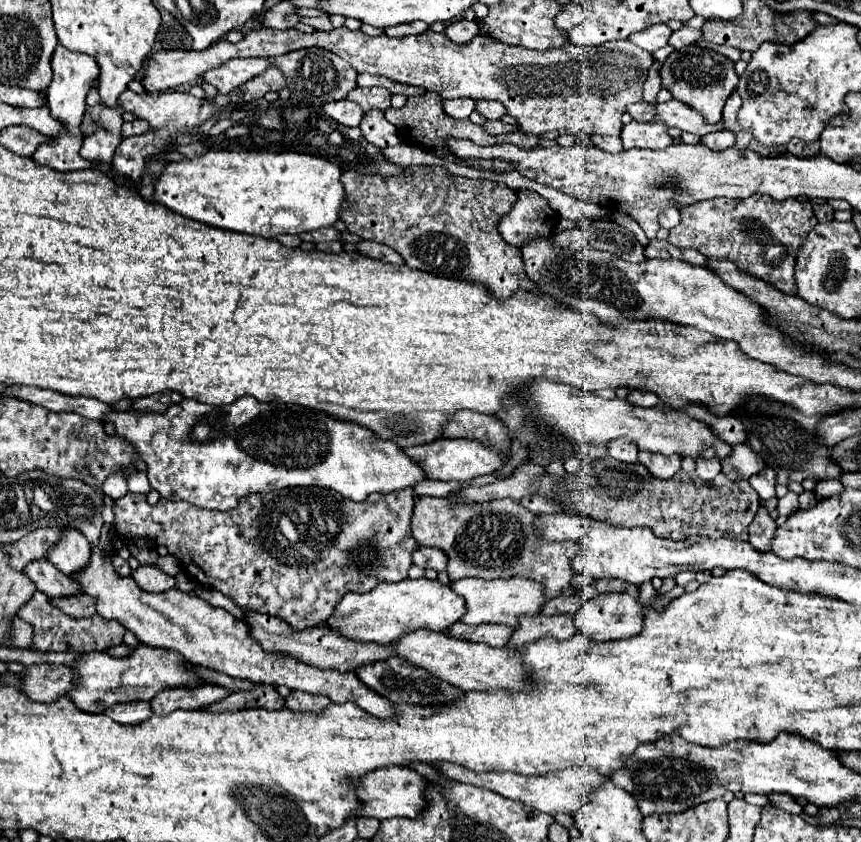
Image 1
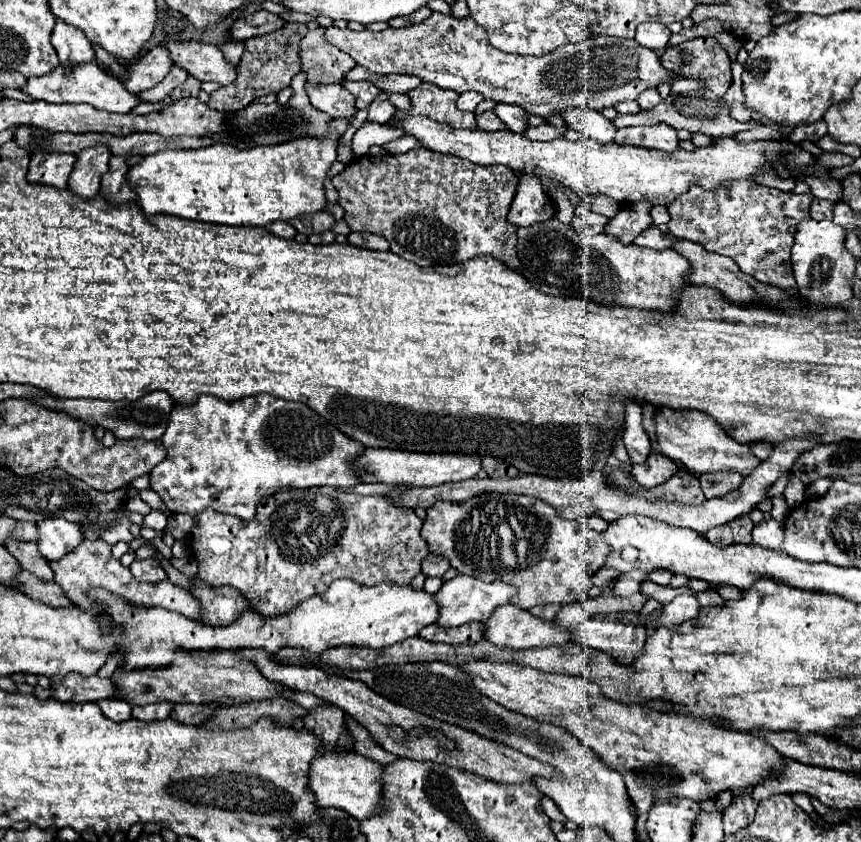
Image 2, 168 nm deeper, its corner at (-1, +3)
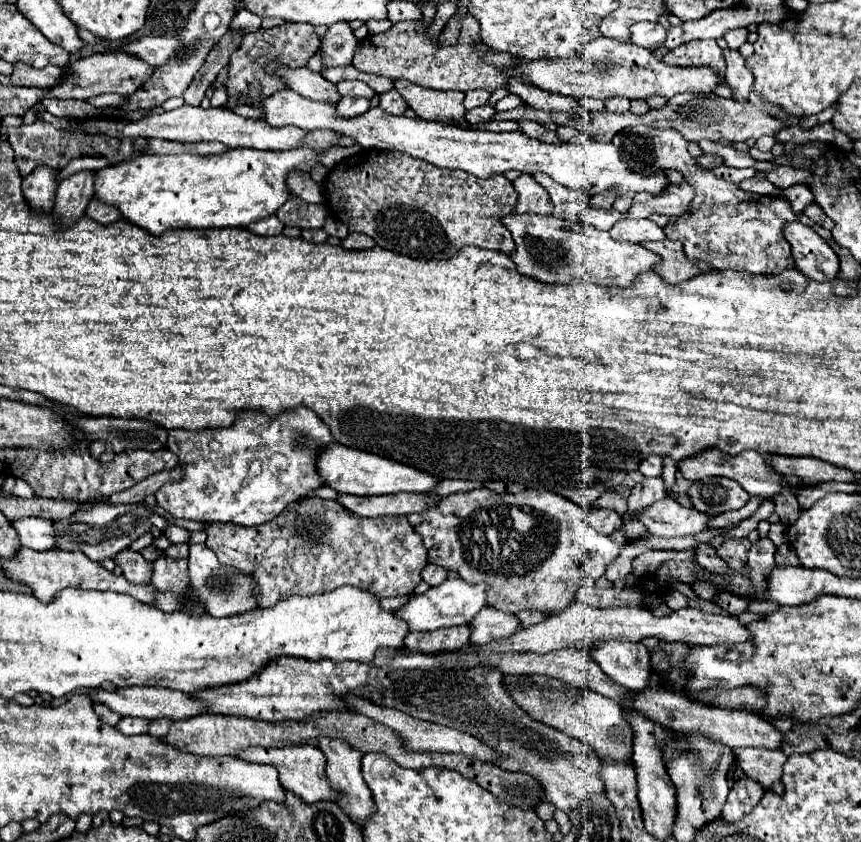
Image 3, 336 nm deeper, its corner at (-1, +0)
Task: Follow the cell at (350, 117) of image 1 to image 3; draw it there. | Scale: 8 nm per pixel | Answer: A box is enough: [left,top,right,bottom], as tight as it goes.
[280,68,340,102]

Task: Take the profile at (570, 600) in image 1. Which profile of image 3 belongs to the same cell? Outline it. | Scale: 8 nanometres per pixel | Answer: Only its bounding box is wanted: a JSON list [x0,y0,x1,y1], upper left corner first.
[516,610,546,628]

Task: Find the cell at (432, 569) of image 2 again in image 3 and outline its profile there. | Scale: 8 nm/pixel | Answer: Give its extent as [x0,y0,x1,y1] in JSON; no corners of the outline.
[422,564,448,586]

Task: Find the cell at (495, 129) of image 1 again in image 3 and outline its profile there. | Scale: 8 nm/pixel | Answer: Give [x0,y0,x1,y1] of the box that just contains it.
[466,106,496,126]

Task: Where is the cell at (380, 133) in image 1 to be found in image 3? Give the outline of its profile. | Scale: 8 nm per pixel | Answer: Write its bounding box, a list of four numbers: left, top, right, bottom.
[378,90,408,116]

